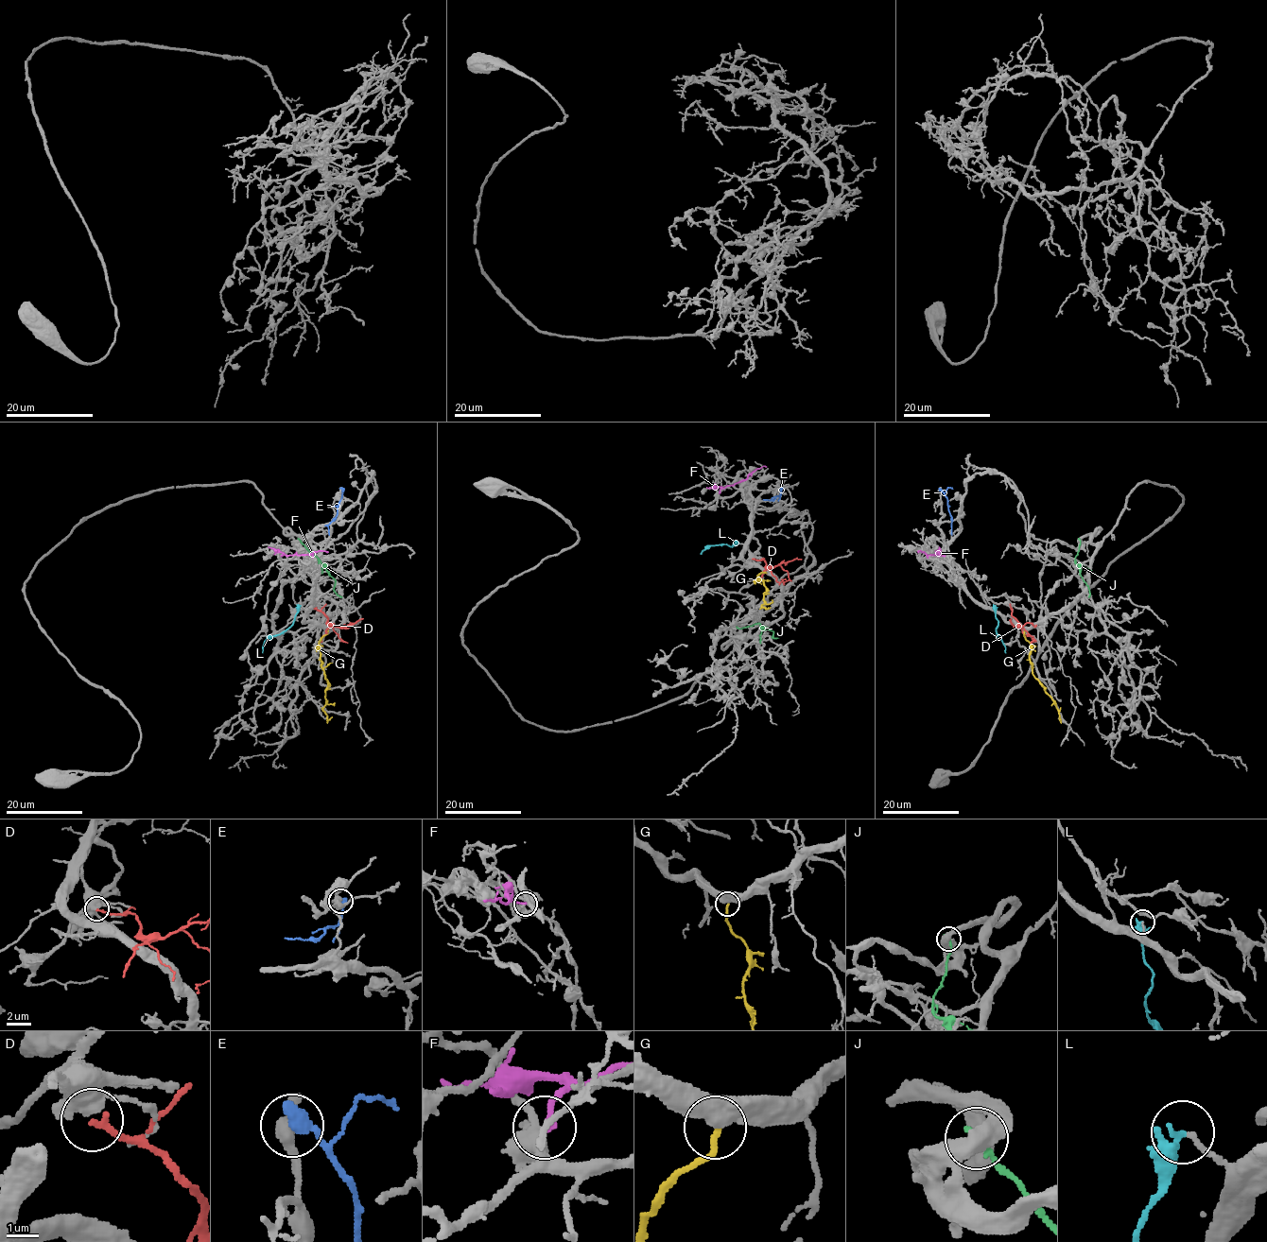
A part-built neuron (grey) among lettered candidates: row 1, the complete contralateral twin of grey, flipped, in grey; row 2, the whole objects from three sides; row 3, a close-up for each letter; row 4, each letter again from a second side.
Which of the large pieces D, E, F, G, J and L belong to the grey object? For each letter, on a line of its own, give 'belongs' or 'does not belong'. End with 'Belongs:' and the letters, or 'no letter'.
D: does not belong
E: does not belong
F: does not belong
G: belongs
J: does not belong
L: belongs
Belongs: G, L

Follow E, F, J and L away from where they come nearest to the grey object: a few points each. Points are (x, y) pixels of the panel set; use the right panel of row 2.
E: (940, 491), (947, 499), (951, 535)
F: (945, 556), (918, 552)
J: (1080, 540), (1075, 563), (1088, 587), (1088, 597)
L: (995, 605), (997, 634), (1005, 652)

